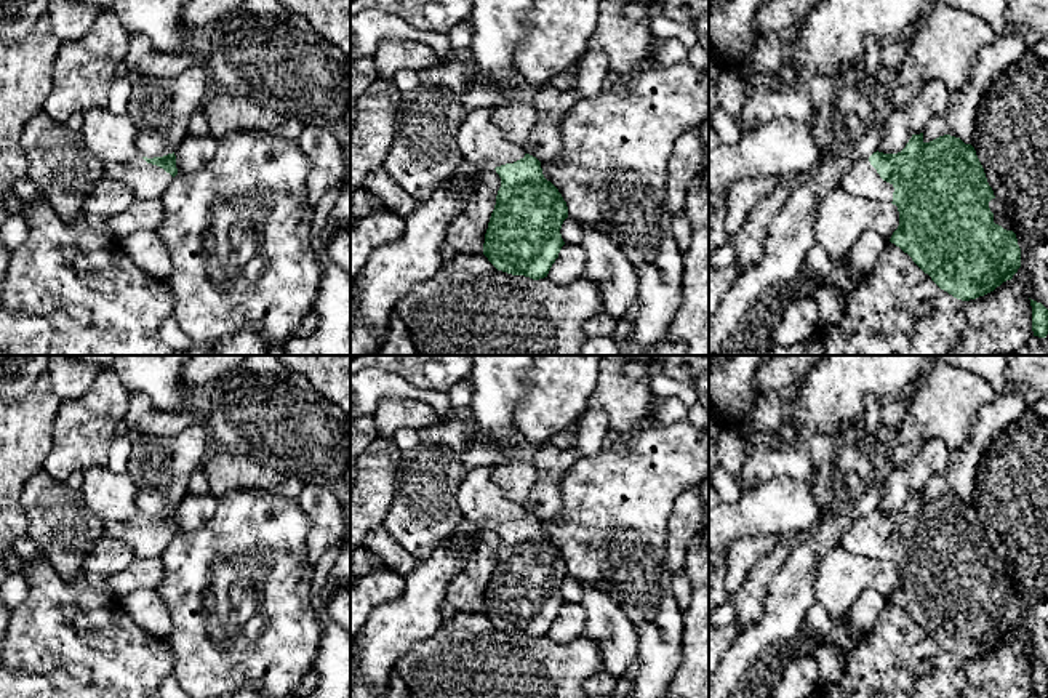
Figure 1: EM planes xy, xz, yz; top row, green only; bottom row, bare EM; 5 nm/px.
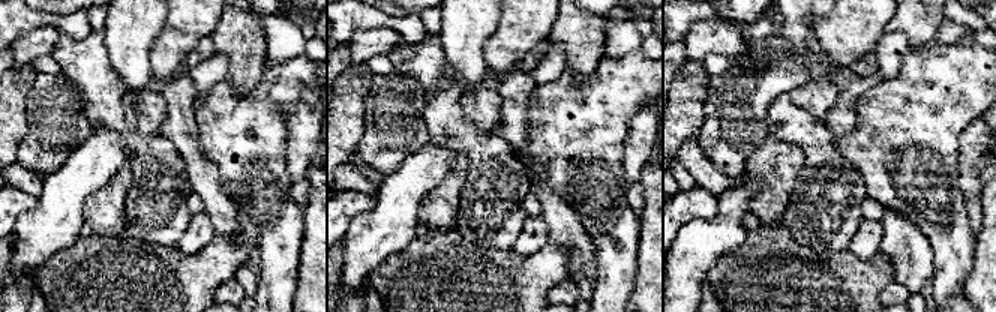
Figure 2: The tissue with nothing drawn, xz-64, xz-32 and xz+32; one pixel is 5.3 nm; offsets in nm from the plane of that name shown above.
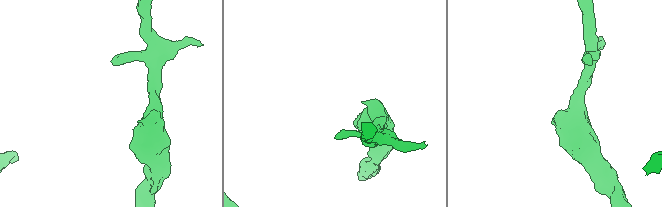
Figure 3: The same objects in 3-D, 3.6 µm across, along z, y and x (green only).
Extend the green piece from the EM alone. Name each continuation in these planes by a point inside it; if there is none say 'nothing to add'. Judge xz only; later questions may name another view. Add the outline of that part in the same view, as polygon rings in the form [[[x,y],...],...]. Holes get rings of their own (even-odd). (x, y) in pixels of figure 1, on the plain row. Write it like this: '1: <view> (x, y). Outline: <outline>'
1: xz (480, 500). Outline: [[[480,466],[462,477],[456,493],[462,519],[496,527],[523,517],[525,507],[509,501],[490,474],[491,466]]]

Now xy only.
1: xy (148, 540). Outline: [[[136,515],[125,522],[102,522],[106,533],[126,543],[138,559],[162,557],[163,551],[173,540],[173,535],[163,527],[147,522]]]

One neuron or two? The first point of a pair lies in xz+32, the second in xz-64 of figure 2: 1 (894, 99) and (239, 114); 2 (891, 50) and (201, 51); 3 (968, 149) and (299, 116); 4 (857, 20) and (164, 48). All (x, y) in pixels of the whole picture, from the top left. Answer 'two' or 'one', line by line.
1: one
2: two
3: one
4: one

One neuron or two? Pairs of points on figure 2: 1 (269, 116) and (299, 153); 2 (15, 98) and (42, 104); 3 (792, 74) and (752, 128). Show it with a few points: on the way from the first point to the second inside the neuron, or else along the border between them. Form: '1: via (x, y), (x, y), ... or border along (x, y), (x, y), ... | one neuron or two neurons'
1: border along (296, 104), (287, 114), (285, 122), (287, 173) | two neurons
2: border along (36, 74), (27, 98), (27, 132), (24, 135) | two neurons
3: via (777, 83), (752, 108), (752, 113) | one neuron

